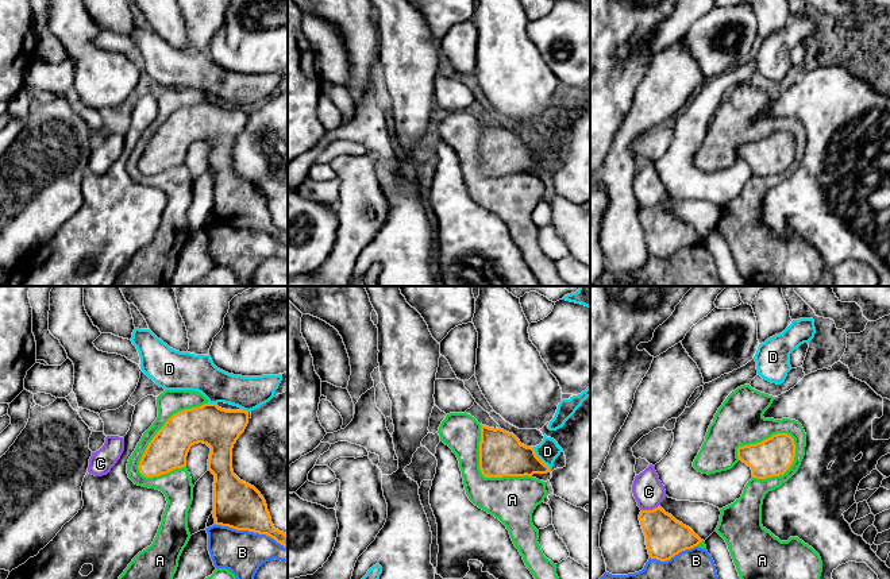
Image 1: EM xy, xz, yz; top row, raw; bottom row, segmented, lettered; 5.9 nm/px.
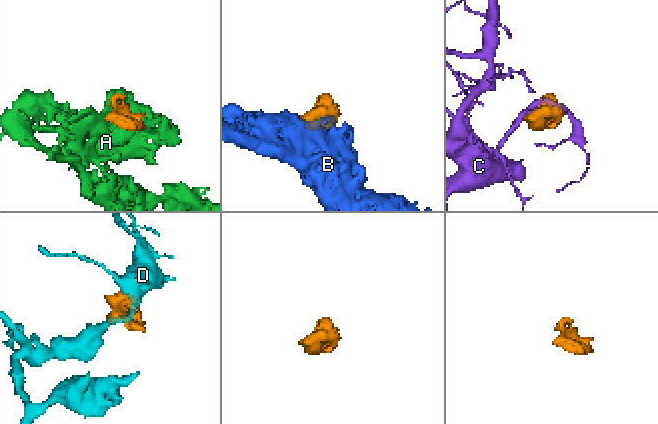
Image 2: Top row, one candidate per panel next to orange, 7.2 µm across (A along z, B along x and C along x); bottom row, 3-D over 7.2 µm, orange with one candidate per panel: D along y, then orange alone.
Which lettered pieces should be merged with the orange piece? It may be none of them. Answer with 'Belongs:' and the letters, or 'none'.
Belongs: A

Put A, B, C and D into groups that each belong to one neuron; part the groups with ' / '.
A / B / C / D

